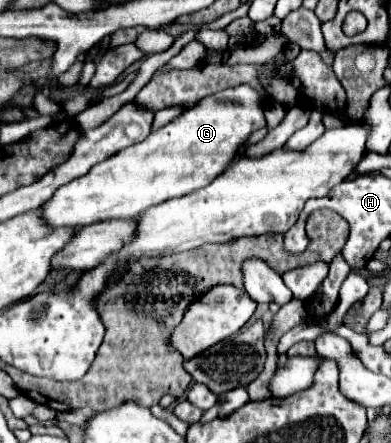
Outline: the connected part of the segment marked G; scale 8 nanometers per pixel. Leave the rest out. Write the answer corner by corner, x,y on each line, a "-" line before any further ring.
249,85
231,87
203,97
195,107
185,109
179,117
175,117
163,129
151,133
145,141
121,149
121,153
115,153
113,157
101,161
101,165
93,165
89,173
73,179
69,185
61,185
61,189
53,193
51,201
45,201
45,205
41,207
41,217
49,227
85,227
109,219
135,219
147,207
173,197
183,197
209,185
209,181
213,181
235,159
249,133
265,125
267,119
261,107
261,93

